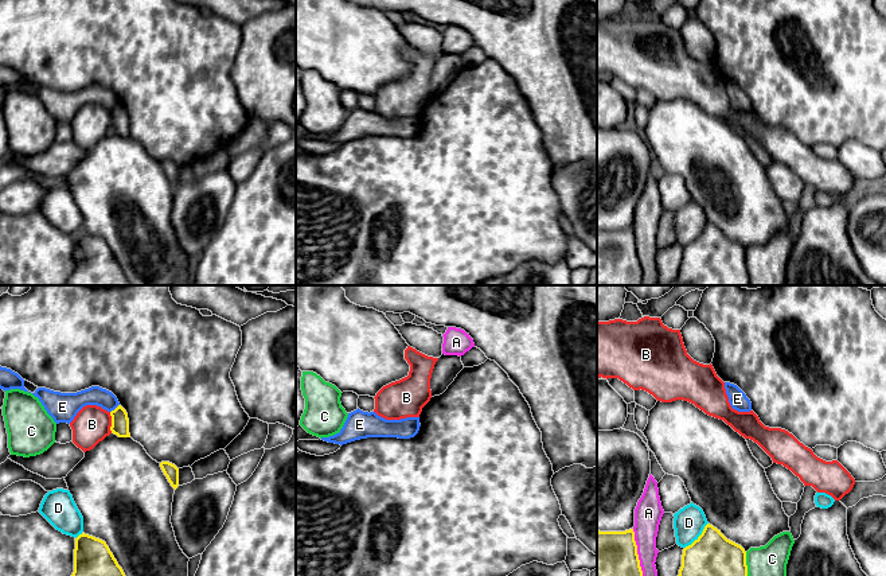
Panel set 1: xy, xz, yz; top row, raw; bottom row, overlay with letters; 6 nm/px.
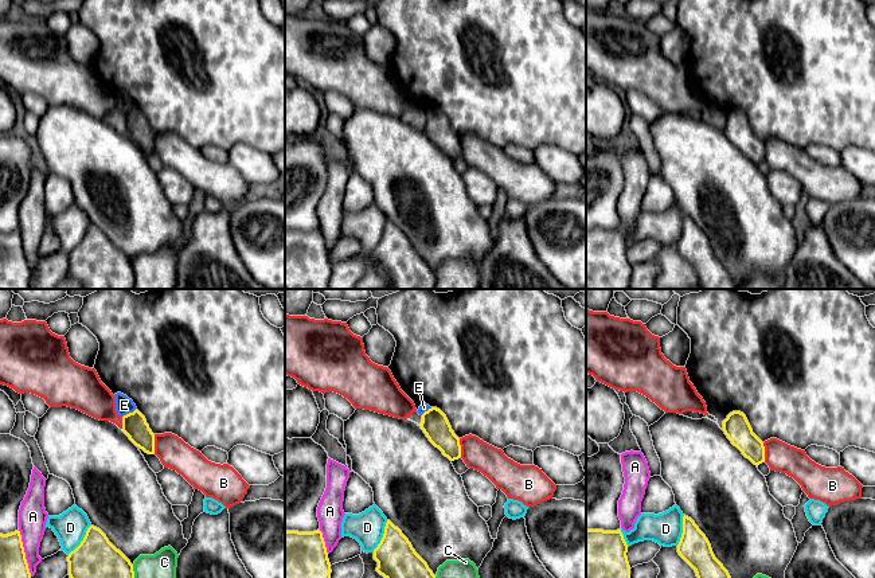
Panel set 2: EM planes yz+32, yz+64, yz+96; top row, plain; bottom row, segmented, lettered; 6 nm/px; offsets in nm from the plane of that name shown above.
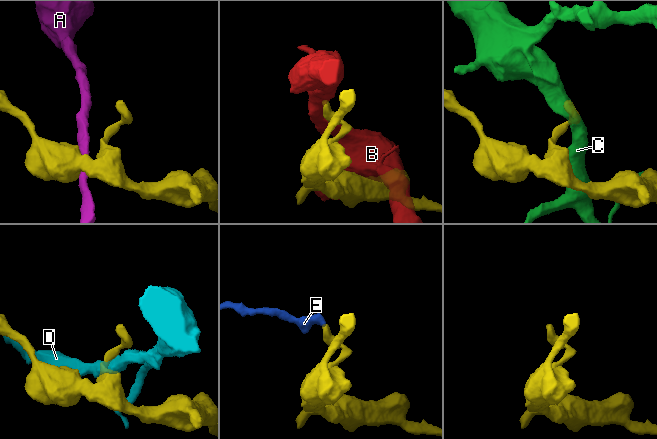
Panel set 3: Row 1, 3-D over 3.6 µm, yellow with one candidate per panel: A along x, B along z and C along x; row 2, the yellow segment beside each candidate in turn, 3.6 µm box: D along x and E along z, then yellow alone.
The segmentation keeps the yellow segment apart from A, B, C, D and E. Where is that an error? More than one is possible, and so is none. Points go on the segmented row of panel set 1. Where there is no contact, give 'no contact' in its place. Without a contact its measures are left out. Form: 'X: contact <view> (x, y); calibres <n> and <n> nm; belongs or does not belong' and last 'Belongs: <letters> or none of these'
A: contact yz (636, 552); calibres 280 and 170 nm; does not belong
B: contact xy (112, 423); calibres 110 and 220 nm; does not belong
C: contact yz (745, 564); calibres 260 and 190 nm; does not belong
D: contact yz (699, 536); calibres 260 and 190 nm; does not belong
E: contact xy (116, 408); calibres 110 and 110 nm; does not belong
Belongs: none of these

